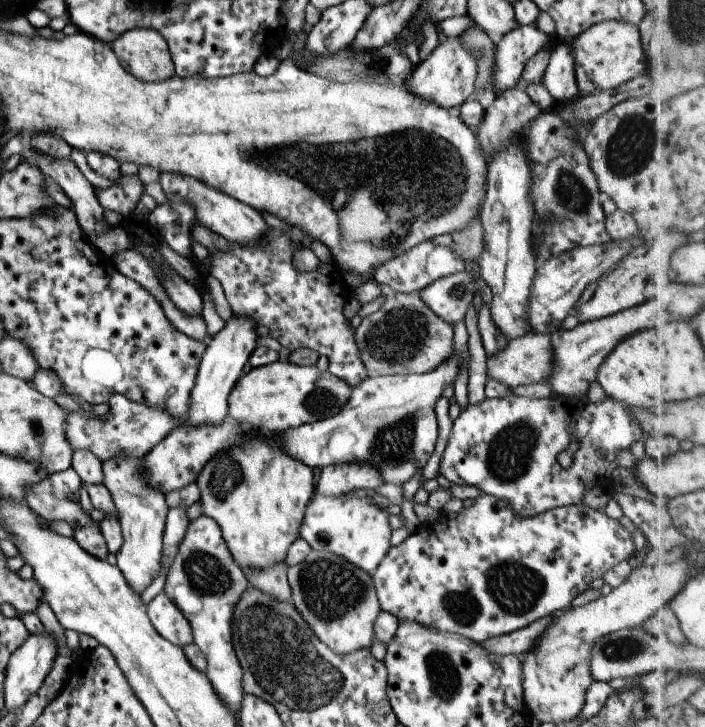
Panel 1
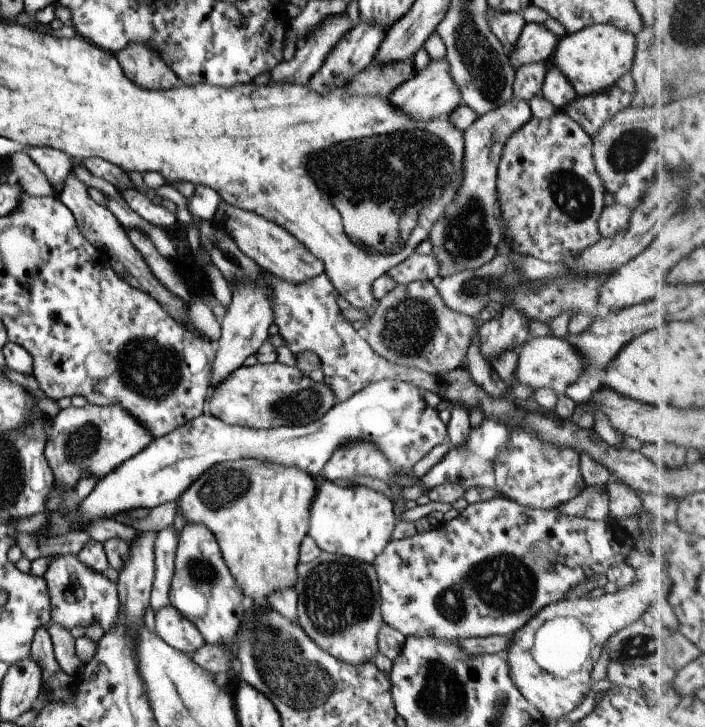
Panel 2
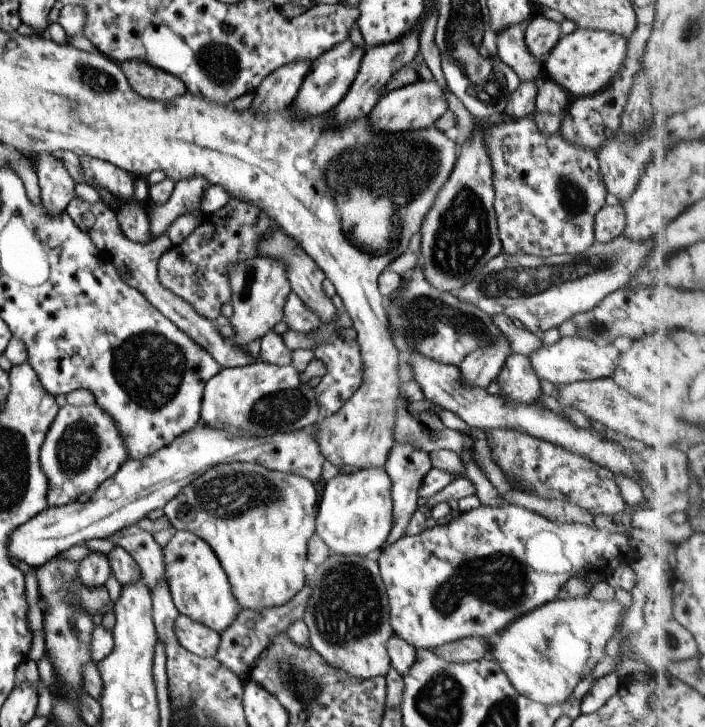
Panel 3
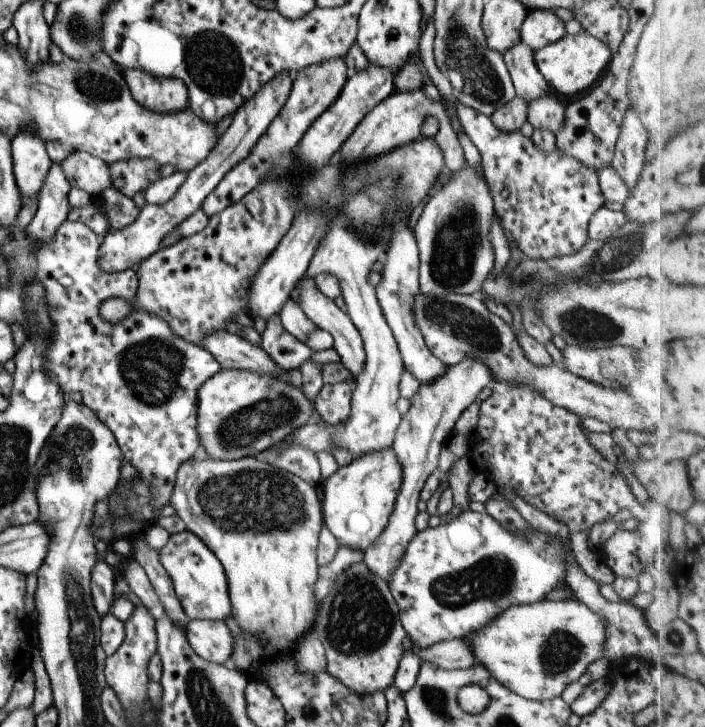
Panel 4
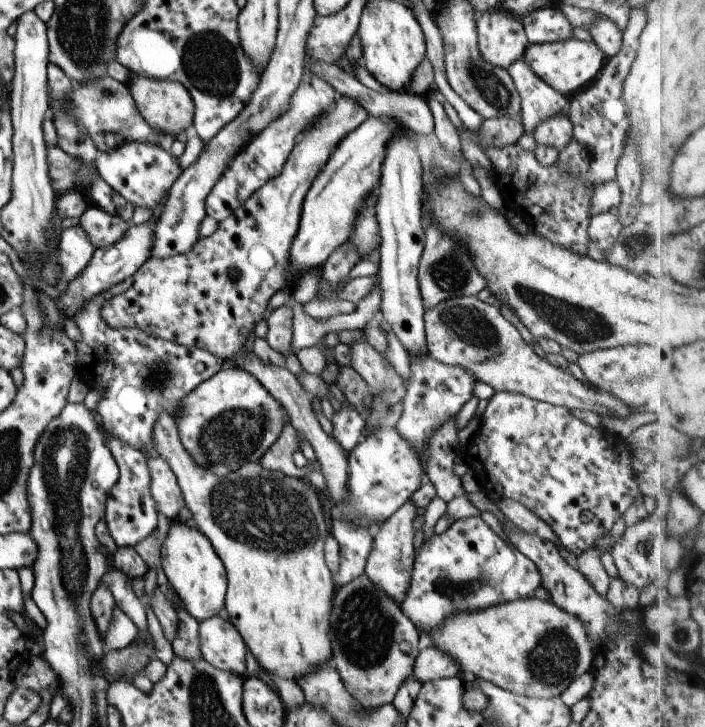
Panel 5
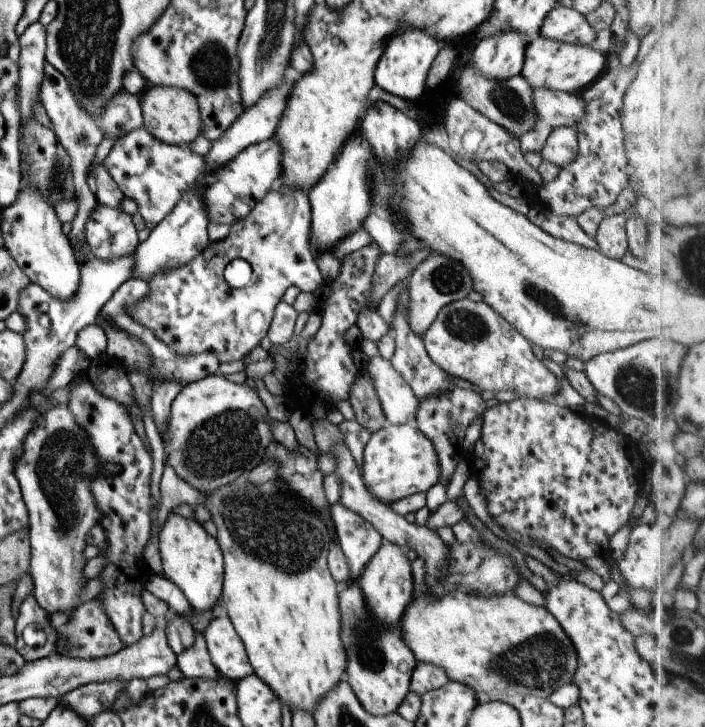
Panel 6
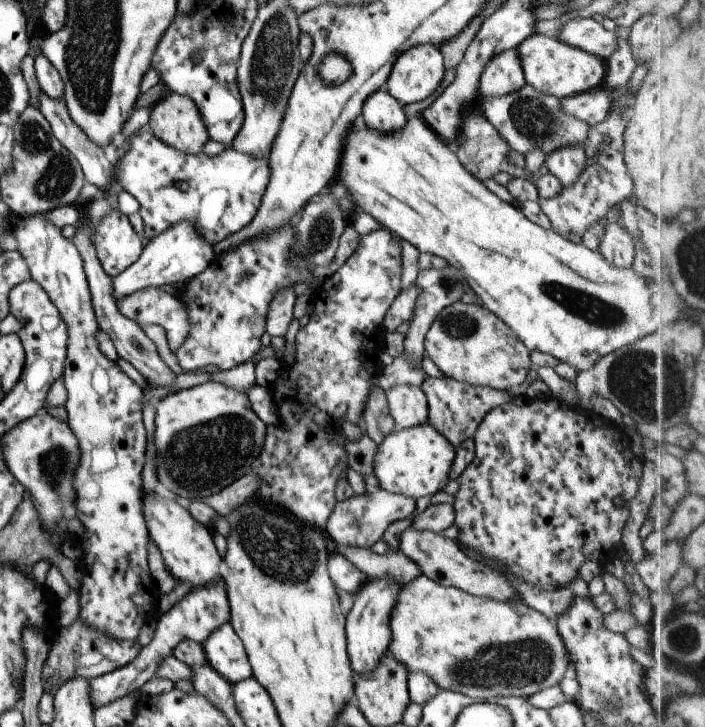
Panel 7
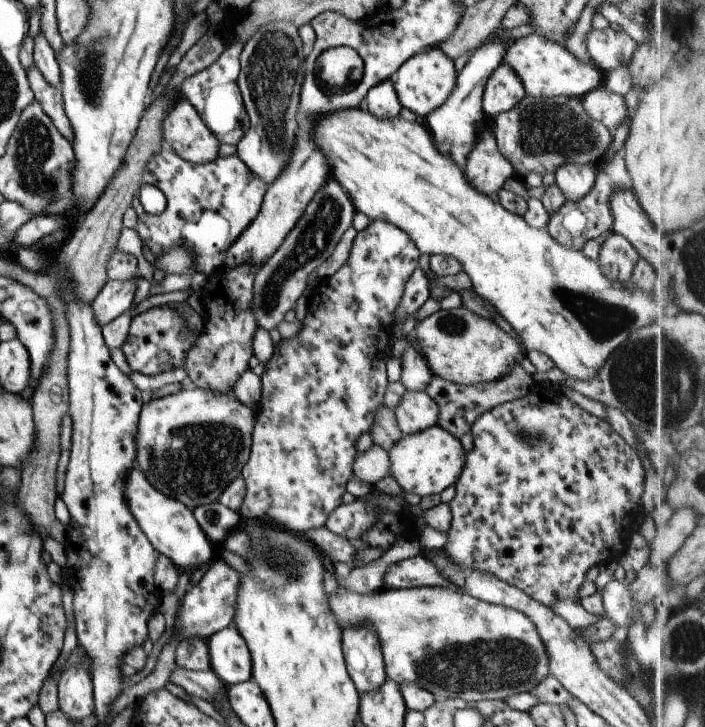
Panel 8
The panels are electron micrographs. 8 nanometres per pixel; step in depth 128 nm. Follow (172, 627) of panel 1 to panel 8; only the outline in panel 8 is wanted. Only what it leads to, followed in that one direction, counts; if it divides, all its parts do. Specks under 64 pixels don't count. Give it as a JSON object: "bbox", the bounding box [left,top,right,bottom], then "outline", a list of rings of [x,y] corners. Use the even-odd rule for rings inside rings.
{"bbox":[207,629,251,687],"outline":[[[221,629],[207,640],[211,670],[226,687],[251,680],[251,659],[236,629]]]}

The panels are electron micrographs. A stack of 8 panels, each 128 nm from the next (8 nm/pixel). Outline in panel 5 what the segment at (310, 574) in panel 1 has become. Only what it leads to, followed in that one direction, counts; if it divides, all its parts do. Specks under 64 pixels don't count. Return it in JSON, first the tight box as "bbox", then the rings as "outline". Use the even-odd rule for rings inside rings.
{"bbox":[330,573,423,709],"outline":[[[365,573],[337,587],[330,612],[331,665],[340,676],[345,690],[363,709],[378,709],[388,705],[394,699],[399,686],[412,674],[415,657],[423,644],[418,630],[402,614],[402,609],[396,602],[368,581]]]}

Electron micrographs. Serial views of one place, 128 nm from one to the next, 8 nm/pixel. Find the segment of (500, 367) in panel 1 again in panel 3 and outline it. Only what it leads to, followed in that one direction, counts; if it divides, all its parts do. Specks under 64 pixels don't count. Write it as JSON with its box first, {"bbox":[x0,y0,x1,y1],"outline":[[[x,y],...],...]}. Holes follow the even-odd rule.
{"bbox":[528,337,622,385],"outline":[[[562,337],[552,345],[541,345],[528,356],[528,361],[539,379],[547,380],[551,384],[564,385],[575,381],[590,381],[609,377],[618,365],[622,346],[608,344],[597,346],[580,337]]]}

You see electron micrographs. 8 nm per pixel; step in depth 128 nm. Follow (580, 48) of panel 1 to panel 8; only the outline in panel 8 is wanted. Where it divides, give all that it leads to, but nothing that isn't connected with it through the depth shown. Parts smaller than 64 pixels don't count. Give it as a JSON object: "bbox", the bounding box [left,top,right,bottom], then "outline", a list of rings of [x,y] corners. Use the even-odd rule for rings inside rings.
{"bbox":[501,33,603,98],"outline":[[[535,33],[528,34],[509,43],[503,51],[501,64],[506,64],[521,81],[524,93],[530,97],[581,98],[586,92],[597,88],[603,74],[592,62],[582,63],[559,43],[547,40]]]}

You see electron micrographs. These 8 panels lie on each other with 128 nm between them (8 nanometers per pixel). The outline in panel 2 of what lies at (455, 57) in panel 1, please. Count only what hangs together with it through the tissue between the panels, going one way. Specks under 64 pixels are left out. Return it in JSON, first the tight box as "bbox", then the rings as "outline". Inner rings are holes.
{"bbox":[387,58,460,122],"outline":[[[443,58],[438,61],[429,61],[421,71],[415,71],[411,78],[402,82],[387,97],[389,104],[399,109],[403,114],[416,121],[427,122],[441,116],[449,116],[452,110],[459,104],[460,92],[456,84],[453,84],[448,73],[448,64]]]}

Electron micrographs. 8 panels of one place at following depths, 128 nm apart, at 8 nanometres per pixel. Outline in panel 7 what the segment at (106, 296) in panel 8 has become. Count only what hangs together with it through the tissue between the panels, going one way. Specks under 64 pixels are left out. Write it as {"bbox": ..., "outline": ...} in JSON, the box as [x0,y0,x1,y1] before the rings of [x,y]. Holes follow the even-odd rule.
{"bbox":[111,222,214,301],"outline":[[[178,222],[152,238],[142,248],[137,260],[111,279],[111,294],[114,301],[125,298],[145,287],[159,287],[162,284],[185,283],[197,276],[214,257],[211,244],[195,230],[190,222]]]}

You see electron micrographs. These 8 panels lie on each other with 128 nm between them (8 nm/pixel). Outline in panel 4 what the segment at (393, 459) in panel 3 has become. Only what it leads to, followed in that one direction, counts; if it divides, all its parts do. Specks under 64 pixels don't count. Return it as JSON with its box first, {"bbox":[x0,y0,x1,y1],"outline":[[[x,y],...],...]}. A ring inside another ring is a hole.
{"bbox":[362,358,493,583],"outline":[[[464,358],[457,364],[449,365],[443,374],[437,375],[431,382],[421,383],[409,399],[409,408],[405,414],[400,415],[401,420],[395,429],[391,444],[402,470],[402,484],[386,527],[362,554],[365,566],[377,578],[387,583],[400,565],[408,542],[417,534],[414,525],[414,518],[418,513],[417,500],[425,480],[437,471],[437,454],[441,446],[463,410],[475,401],[484,386],[490,386],[492,383],[493,370],[481,361]]]}

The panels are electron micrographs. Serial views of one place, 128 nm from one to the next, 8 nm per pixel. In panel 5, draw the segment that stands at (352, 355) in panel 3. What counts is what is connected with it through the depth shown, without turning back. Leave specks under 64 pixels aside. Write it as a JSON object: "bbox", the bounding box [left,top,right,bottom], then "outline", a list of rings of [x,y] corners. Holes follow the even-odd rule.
{"bbox":[330,400,365,454],"outline":[[[345,400],[342,401],[339,412],[333,412],[330,418],[332,424],[332,437],[346,450],[347,454],[350,450],[363,438],[361,428],[365,425],[363,420]]]}

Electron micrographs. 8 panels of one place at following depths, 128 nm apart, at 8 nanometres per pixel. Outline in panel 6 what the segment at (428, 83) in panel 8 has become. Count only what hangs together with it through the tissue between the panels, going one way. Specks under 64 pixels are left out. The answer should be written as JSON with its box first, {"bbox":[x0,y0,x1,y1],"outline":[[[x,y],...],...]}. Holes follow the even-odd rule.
{"bbox":[374,31,439,103],"outline":[[[402,31],[392,35],[375,65],[374,84],[390,95],[408,102],[419,103],[427,91],[426,76],[439,49],[439,42],[423,31]]]}

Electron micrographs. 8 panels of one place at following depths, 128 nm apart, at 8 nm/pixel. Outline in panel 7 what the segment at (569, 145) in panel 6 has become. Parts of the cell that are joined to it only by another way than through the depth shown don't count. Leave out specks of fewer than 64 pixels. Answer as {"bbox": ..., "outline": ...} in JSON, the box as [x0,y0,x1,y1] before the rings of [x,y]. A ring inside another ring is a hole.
{"bbox":[544,147,586,187],"outline":[[[565,147],[544,158],[544,164],[562,187],[573,186],[579,178],[586,158],[581,147]]]}

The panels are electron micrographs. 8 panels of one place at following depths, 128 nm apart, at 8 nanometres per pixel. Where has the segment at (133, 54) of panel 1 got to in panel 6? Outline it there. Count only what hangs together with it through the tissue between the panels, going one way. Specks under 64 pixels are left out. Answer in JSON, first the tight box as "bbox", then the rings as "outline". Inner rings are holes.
{"bbox":[139,85,202,146],"outline":[[[147,85],[139,96],[141,126],[155,138],[170,145],[188,146],[195,137],[202,134],[197,101],[191,93],[175,87]]]}

